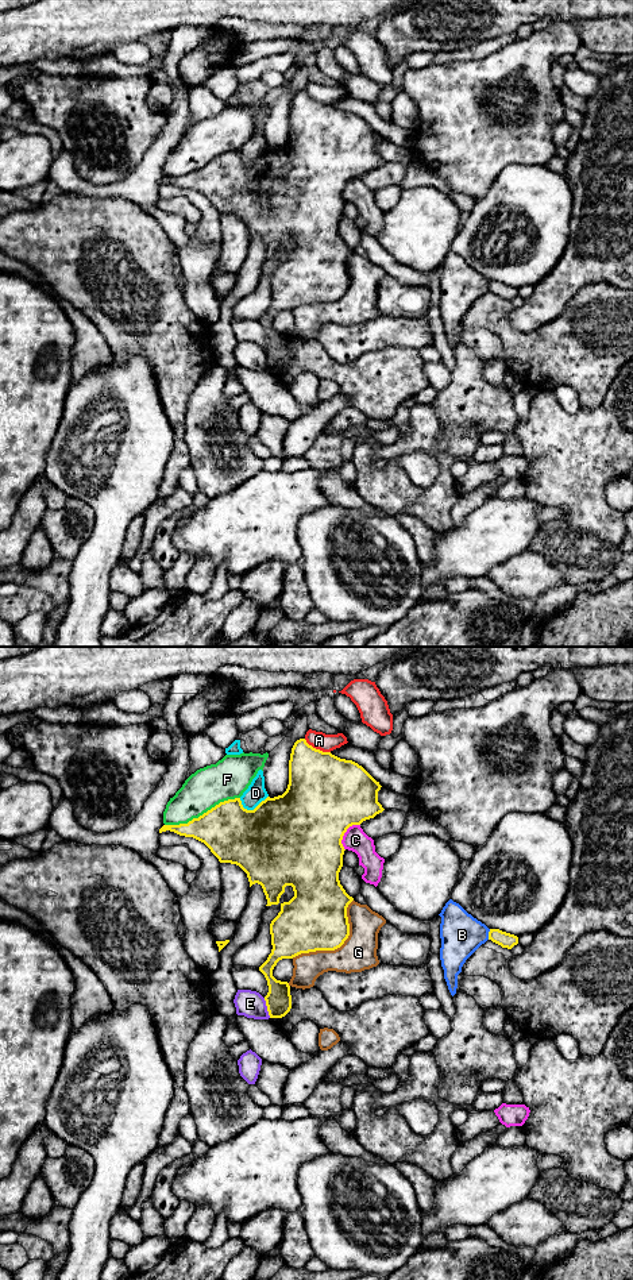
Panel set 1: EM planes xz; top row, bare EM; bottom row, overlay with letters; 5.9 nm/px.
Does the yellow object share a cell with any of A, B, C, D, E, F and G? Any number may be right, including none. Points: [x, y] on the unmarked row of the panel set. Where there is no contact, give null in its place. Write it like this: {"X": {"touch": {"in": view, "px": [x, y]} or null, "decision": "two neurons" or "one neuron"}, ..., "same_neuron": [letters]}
{"A": {"touch": {"in": "xz", "px": [317, 101]}, "decision": "two neurons"}, "B": {"touch": {"in": "xz", "px": [489, 286]}, "decision": "two neurons"}, "C": {"touch": {"in": "xz", "px": [344, 184]}, "decision": "two neurons"}, "D": {"touch": {"in": "xz", "px": [251, 162]}, "decision": "two neurons"}, "E": {"touch": {"in": "xz", "px": [267, 359]}, "decision": "two neurons"}, "F": {"touch": {"in": "xz", "px": [203, 166]}, "decision": "two neurons"}, "G": {"touch": {"in": "xz", "px": [339, 299]}, "decision": "two neurons"}, "same_neuron": []}

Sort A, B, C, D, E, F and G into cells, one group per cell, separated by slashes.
A / B / C / D / E / F / G

